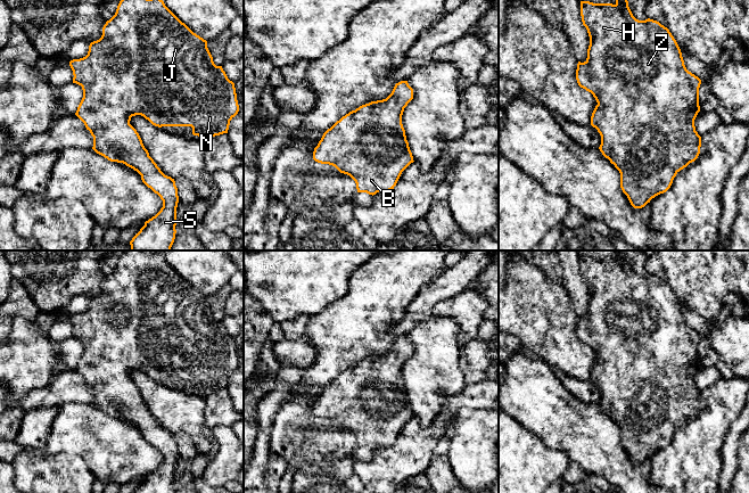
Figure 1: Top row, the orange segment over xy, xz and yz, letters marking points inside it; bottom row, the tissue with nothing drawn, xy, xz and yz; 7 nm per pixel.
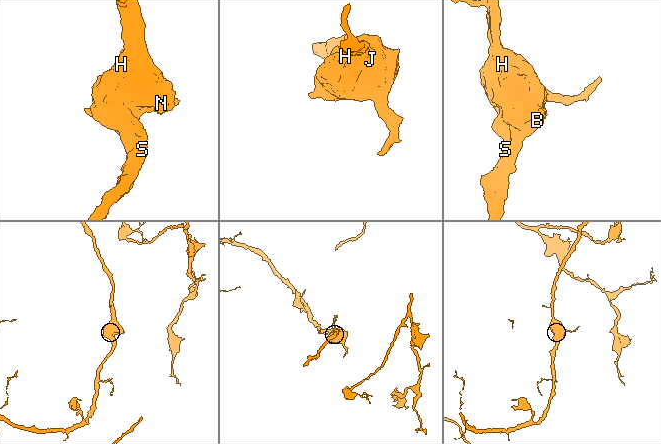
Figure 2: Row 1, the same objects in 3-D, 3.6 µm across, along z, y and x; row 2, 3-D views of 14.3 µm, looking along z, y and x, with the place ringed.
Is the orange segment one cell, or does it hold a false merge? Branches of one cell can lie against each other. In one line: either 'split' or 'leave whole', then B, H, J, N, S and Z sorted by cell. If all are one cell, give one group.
leave whole; B H J N S Z

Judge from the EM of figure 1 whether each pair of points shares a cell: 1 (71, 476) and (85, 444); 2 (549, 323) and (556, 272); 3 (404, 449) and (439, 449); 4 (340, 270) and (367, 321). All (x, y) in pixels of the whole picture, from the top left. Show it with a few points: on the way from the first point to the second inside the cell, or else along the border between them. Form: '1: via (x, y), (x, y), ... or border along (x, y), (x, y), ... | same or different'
1: border along (54, 453), (76, 453), (96, 477) | different
2: border along (532, 264), (535, 264), (552, 279), (561, 280) | different
3: border along (449, 426), (436, 444), (430, 465), (424, 473) | different
4: border along (364, 263), (350, 277), (348, 290), (330, 304) | different

